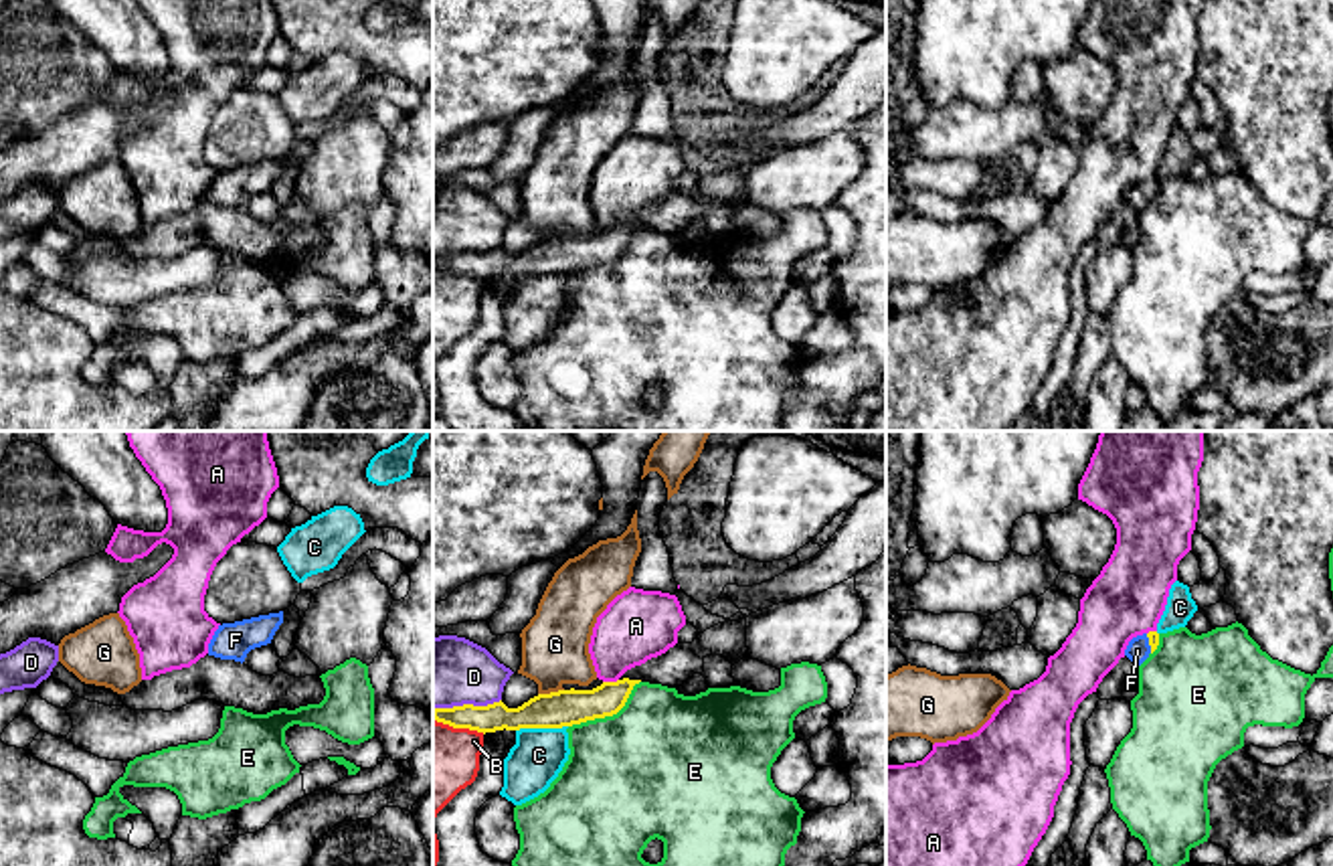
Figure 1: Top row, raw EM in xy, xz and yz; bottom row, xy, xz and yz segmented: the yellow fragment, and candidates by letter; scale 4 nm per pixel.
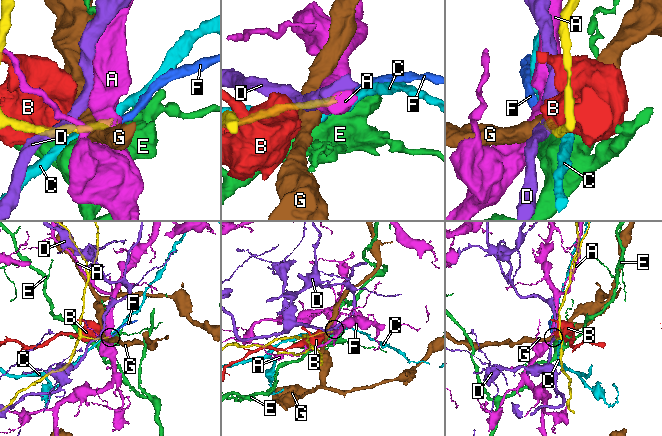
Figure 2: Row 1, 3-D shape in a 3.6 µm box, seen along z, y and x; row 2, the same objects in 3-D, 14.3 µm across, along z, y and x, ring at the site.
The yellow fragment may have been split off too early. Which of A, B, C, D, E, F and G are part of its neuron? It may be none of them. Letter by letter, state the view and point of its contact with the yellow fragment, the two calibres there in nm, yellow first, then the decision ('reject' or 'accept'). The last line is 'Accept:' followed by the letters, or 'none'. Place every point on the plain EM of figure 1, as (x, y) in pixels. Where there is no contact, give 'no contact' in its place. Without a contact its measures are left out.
A: xz (609, 229) | 140/280 nm | reject
B: xz (460, 274) | 110/320 nm | reject
C: xz (541, 274) | 140/220 nm | reject
D: xz (466, 251) | 110/280 nm | reject
E: xz (607, 262) | 140/480 nm | reject
F: yz (1149, 191) | 50/90 nm | accept
G: xz (551, 239) | 140/280 nm | reject
Accept: F

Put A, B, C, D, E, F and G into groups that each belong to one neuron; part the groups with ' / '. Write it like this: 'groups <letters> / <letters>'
groups A / B / C / D / E / F / G

